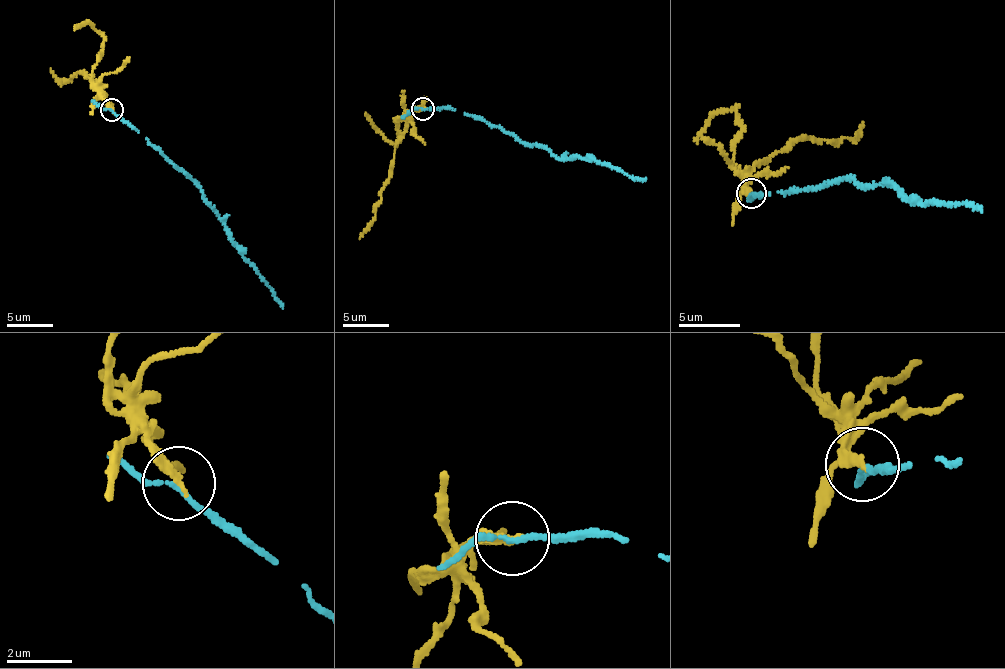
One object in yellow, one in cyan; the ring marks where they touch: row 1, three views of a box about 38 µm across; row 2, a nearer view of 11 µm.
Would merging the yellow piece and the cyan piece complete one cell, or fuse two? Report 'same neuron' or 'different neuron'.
different neuron

